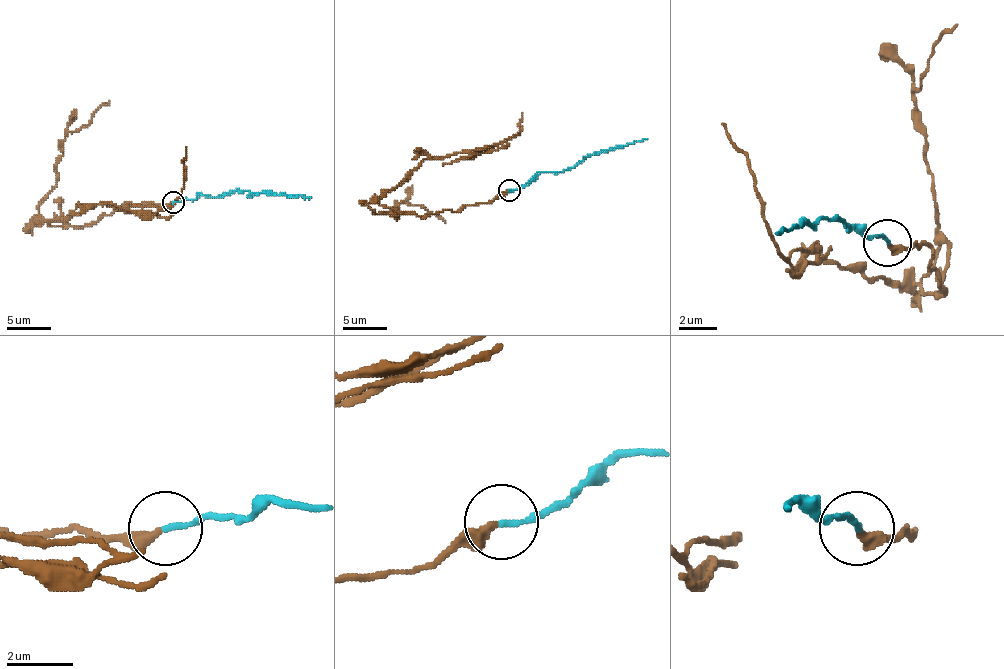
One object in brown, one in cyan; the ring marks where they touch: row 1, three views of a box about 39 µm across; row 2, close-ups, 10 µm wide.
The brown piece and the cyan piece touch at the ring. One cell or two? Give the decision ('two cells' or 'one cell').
two cells

